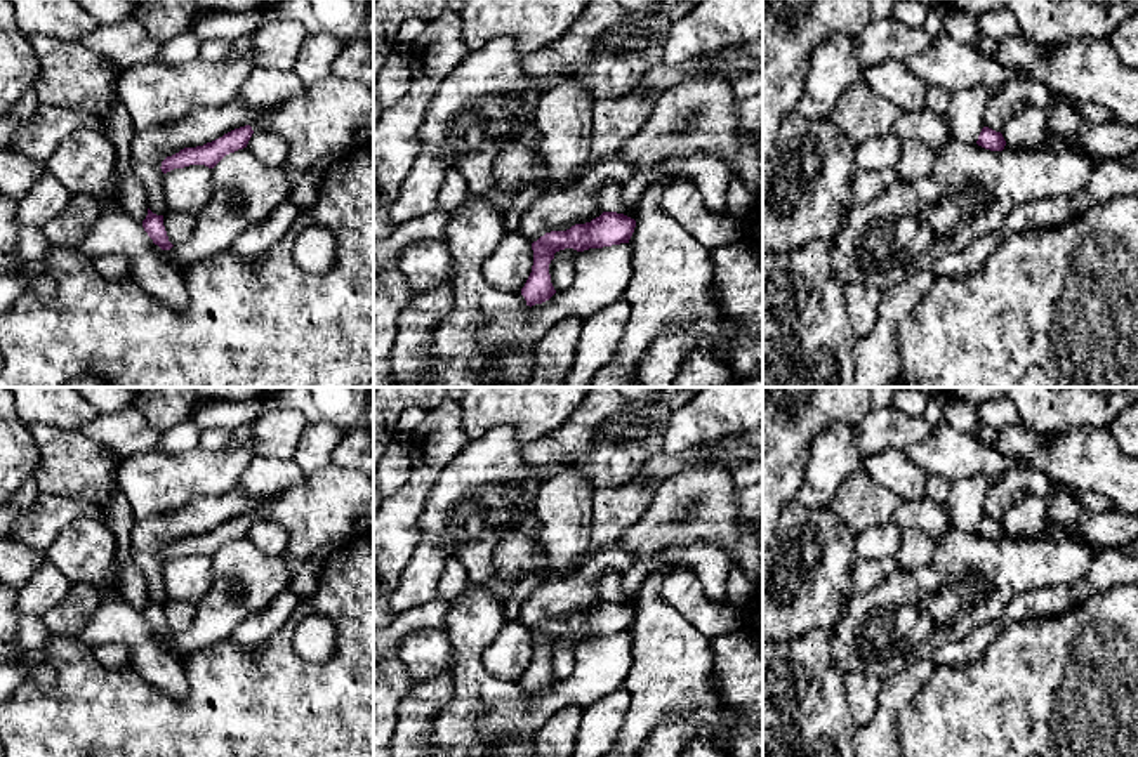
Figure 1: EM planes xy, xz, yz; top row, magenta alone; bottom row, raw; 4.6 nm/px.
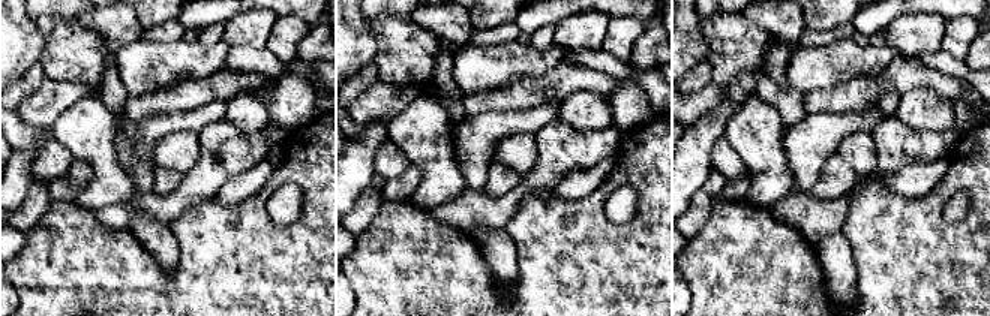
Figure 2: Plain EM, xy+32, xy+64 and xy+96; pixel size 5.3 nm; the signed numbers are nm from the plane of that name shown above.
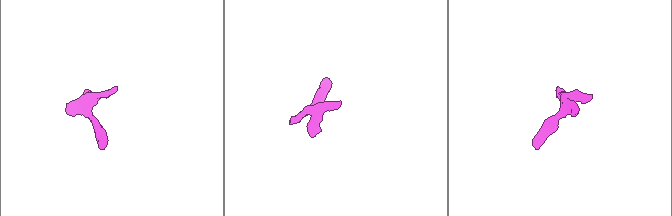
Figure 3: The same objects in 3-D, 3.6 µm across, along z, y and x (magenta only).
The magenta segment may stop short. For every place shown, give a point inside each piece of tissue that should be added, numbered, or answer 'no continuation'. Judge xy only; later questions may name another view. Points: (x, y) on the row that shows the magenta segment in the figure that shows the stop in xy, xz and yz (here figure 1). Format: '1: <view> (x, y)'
1: xy (320, 122)

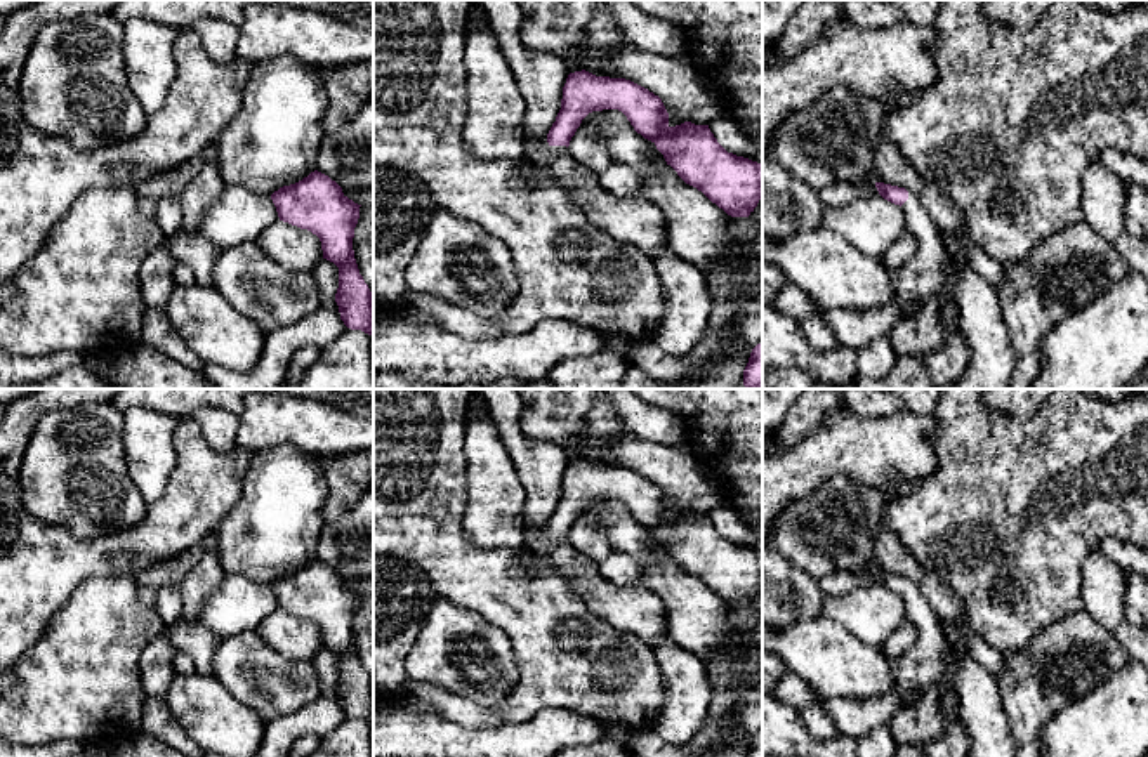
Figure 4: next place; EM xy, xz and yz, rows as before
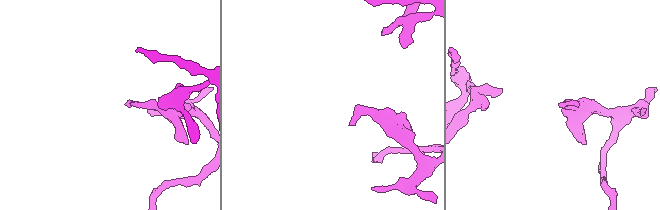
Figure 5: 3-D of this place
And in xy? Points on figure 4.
no continuation

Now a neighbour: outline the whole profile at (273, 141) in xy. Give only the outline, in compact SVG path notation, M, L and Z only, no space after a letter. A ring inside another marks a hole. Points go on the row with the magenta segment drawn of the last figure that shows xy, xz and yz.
M278 56L254 66L238 113L222 128L217 165L226 186L243 186L259 194L273 194L316 170L325 137L323 116L328 106L321 69L290 56Z

